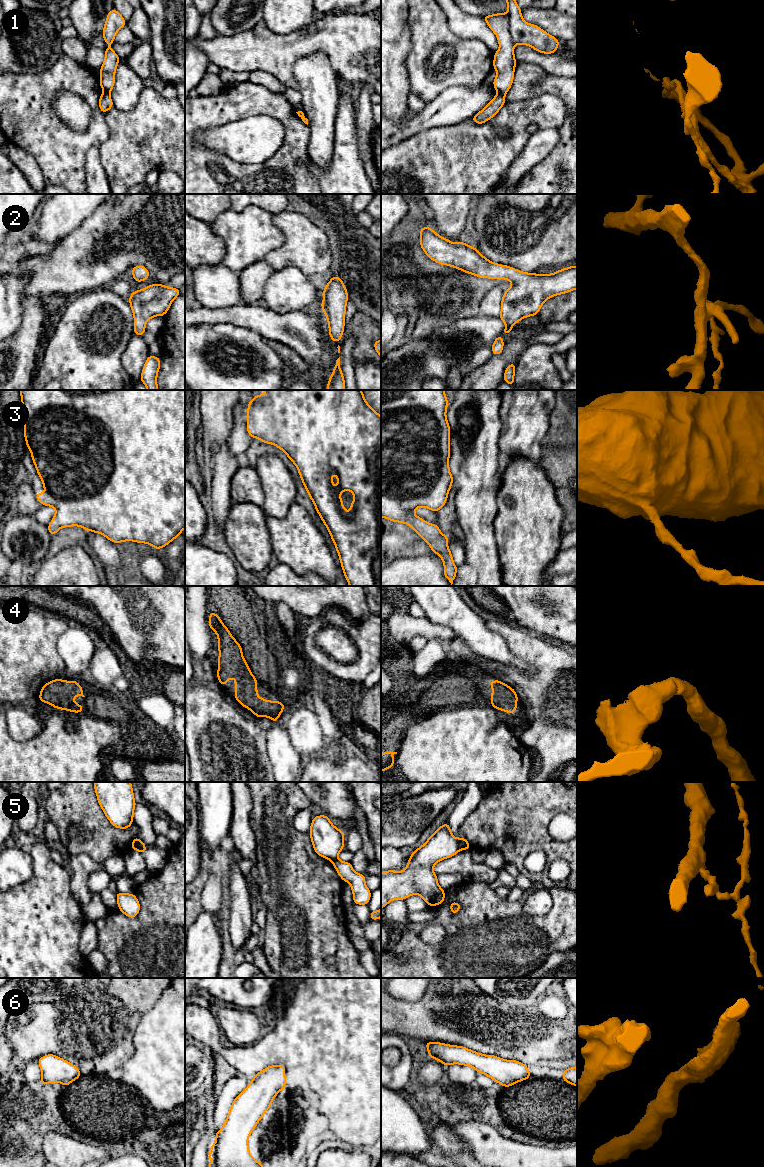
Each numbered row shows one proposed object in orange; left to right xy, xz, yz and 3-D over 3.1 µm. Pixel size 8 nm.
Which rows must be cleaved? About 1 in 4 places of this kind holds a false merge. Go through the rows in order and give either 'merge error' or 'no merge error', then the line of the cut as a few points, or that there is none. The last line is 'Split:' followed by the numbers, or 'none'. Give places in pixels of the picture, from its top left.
1: merge error | yz (498, 92), (503, 95)
2: no merge error | no cut
3: no merge error | no cut
4: no merge error | no cut
5: merge error | yz (457, 839), (457, 845), (460, 849)
6: no merge error | no cut
Split: 1, 5

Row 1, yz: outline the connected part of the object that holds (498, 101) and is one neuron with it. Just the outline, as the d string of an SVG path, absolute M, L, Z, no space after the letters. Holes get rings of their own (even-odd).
M498 93L483 110L479 111L471 119L476 124L483 124L487 120L493 118L505 103L504 95Z

